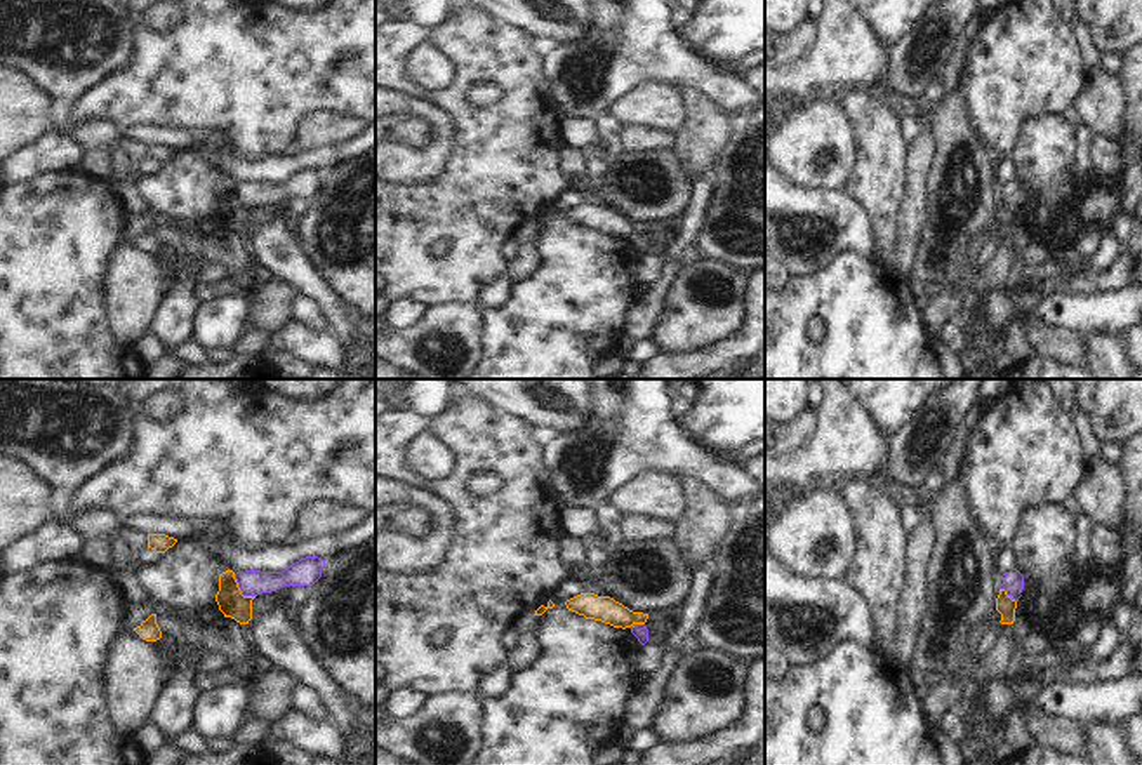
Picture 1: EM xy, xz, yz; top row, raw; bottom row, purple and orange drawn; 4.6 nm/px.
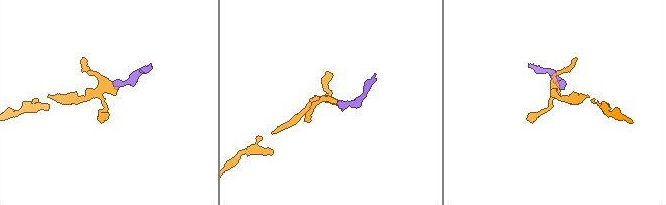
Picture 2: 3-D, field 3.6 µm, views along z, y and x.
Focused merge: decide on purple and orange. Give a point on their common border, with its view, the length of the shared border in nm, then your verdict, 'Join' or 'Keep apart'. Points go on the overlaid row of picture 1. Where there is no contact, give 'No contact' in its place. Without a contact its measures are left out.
Touches purple at xy (240, 590). Shared border 150 nm. Keep apart

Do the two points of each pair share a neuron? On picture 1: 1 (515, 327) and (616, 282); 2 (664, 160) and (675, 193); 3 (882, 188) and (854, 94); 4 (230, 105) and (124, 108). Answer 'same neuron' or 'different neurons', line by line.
1: same neuron
2: same neuron
3: same neuron
4: same neuron

